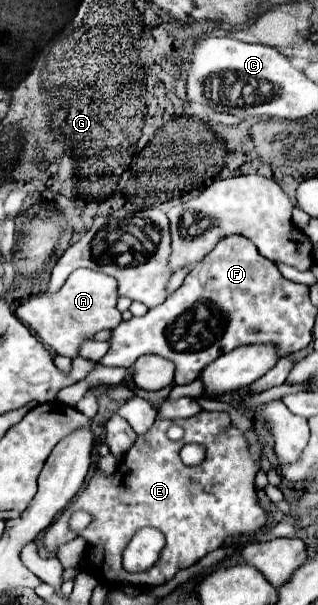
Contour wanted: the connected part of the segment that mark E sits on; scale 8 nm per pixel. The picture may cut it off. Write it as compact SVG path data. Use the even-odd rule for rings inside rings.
M202 411L188 419L174 419L172 425L184 429L180 441L170 441L166 431L170 425L158 429L158 421L148 433L140 435L130 447L126 457L118 463L114 475L106 477L100 471L94 473L86 489L60 513L60 517L48 527L44 545L48 551L56 551L58 545L76 537L84 537L88 543L87 570L93 575L102 573L108 581L128 581L136 587L164 585L176 575L176 569L188 569L206 553L218 549L226 537L252 533L266 523L266 513L258 503L254 477L260 467L258 457L262 453L262 441L252 429L242 433L230 427L228 413ZM186 443L200 443L206 447L205 459L198 467L186 467L180 461L180 449ZM76 511L88 511L92 523L84 531L70 529L70 517ZM142 527L154 527L166 535L166 547L154 567L142 573L126 573L122 569L122 551L132 535Z

